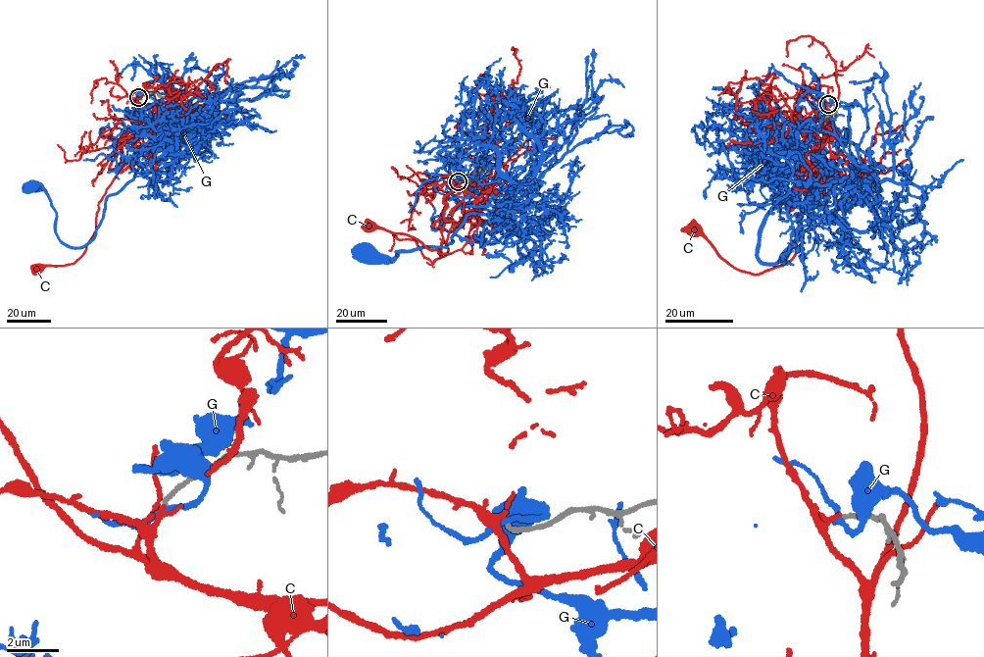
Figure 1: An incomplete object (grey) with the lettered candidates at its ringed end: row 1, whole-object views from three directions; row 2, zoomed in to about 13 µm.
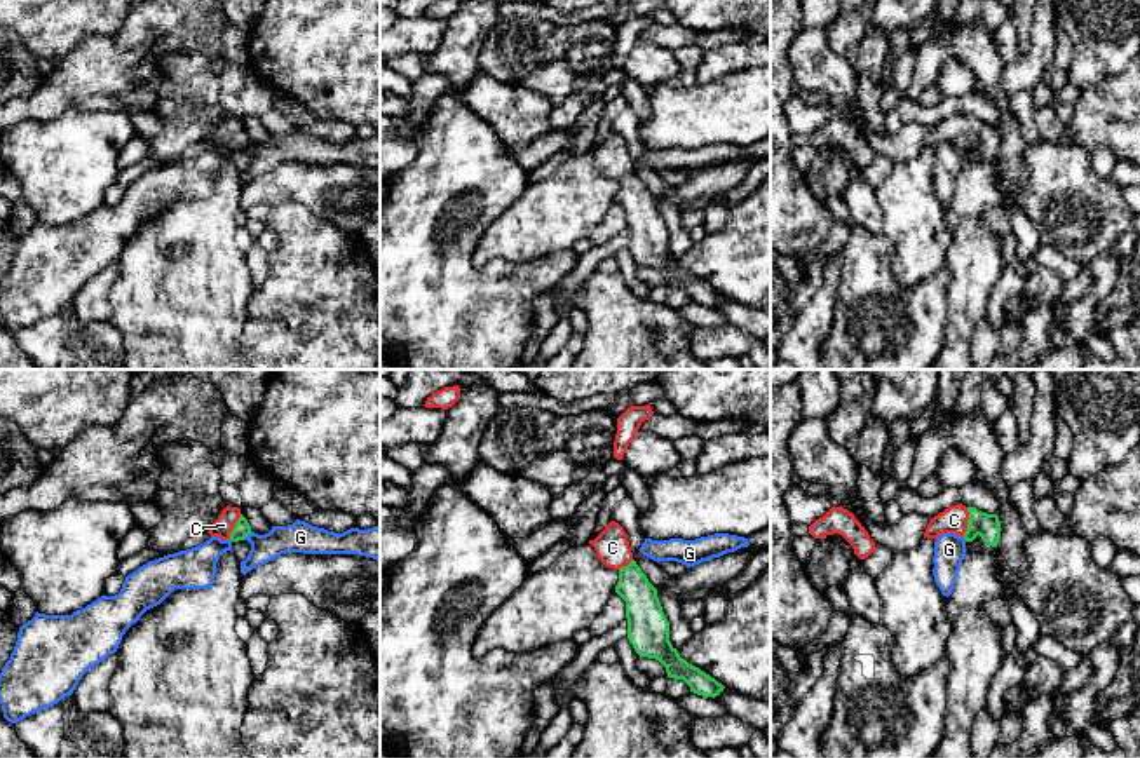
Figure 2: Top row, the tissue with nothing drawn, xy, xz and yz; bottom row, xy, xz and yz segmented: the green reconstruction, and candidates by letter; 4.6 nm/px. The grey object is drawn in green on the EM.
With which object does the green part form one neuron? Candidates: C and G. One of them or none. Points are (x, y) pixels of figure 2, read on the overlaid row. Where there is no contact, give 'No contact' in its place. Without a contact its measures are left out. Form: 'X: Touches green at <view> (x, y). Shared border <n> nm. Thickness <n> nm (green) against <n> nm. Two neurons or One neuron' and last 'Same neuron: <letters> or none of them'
C: Touches green at yz (968, 521). Shared border 140 nm. Thickness 110 nm (green) against 130 nm. One neuron
G: Touches green at xy (246, 535). Shared border 60 nm. Thickness 80 nm (green) against 140 nm. Two neurons
Same neuron: C

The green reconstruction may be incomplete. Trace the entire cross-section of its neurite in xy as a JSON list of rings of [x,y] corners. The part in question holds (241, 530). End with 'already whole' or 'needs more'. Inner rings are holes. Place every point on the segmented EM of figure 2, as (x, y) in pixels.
[[[227,505],[218,519],[207,531],[211,537],[220,537],[221,540],[239,542],[251,533],[248,519],[241,514],[239,507]]]; needs more

